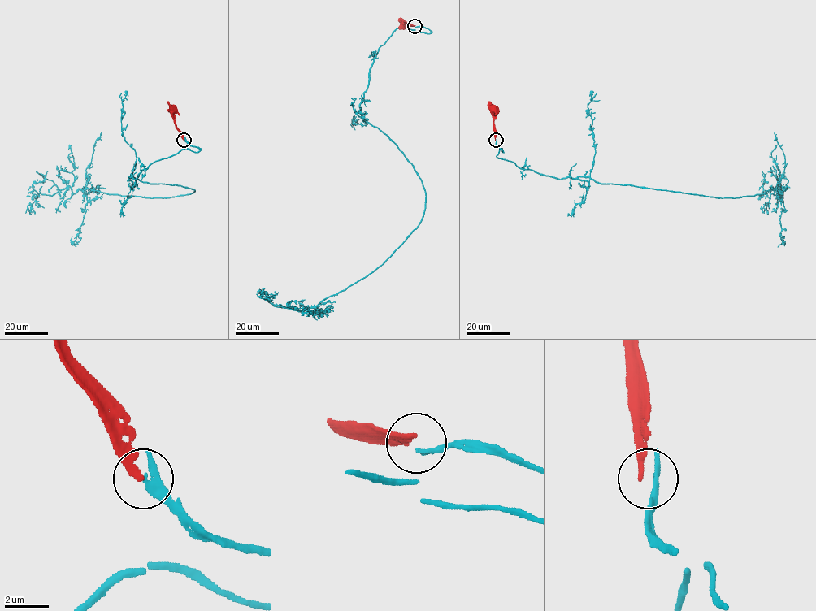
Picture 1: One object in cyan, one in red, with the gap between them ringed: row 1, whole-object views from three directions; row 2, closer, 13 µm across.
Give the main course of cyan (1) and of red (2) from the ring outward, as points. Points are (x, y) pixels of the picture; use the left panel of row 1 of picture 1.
1: (184, 140), (201, 149), (128, 178), (191, 193), (69, 186), (37, 197), (32, 184), (47, 171)
2: (184, 140), (172, 116), (171, 109)

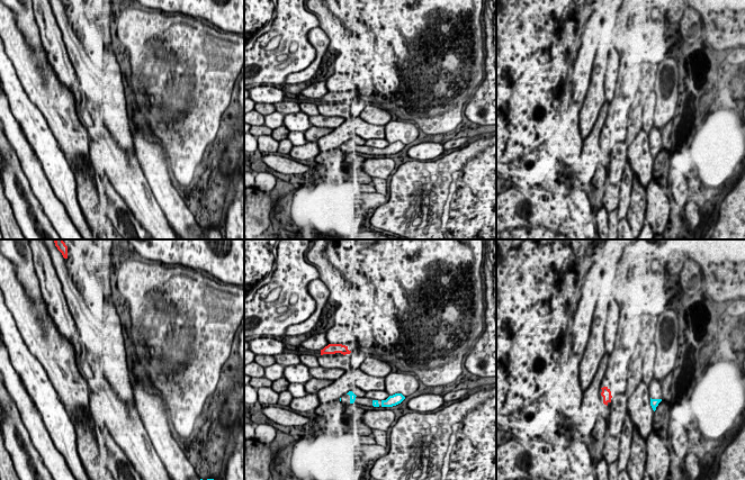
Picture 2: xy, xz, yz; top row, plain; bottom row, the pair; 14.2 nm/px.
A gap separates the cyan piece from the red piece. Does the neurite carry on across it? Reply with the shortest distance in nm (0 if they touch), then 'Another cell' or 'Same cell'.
Distance 550 nm. Same cell

